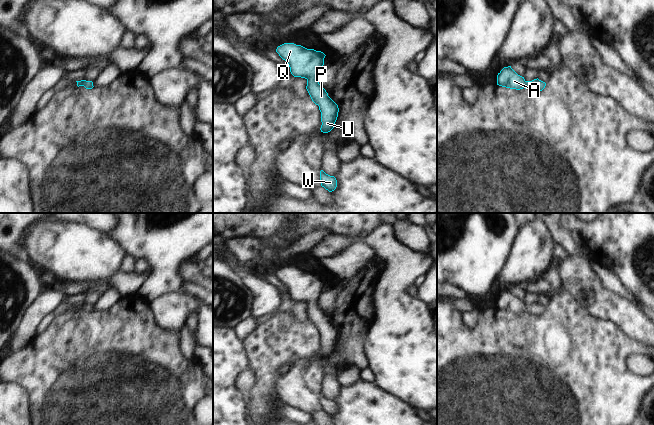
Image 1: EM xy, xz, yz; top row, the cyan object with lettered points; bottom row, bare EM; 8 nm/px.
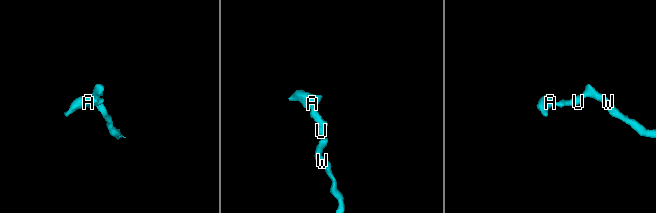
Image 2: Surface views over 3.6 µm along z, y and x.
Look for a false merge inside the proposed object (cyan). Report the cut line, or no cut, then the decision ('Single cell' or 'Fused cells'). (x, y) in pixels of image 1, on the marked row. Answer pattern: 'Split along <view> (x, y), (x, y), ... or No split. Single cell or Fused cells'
No split. Single cell

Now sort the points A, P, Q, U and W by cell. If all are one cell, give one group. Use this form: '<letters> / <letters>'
A P Q U W

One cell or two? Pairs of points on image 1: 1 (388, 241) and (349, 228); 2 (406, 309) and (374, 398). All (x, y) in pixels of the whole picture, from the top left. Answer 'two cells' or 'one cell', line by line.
1: two cells
2: two cells

